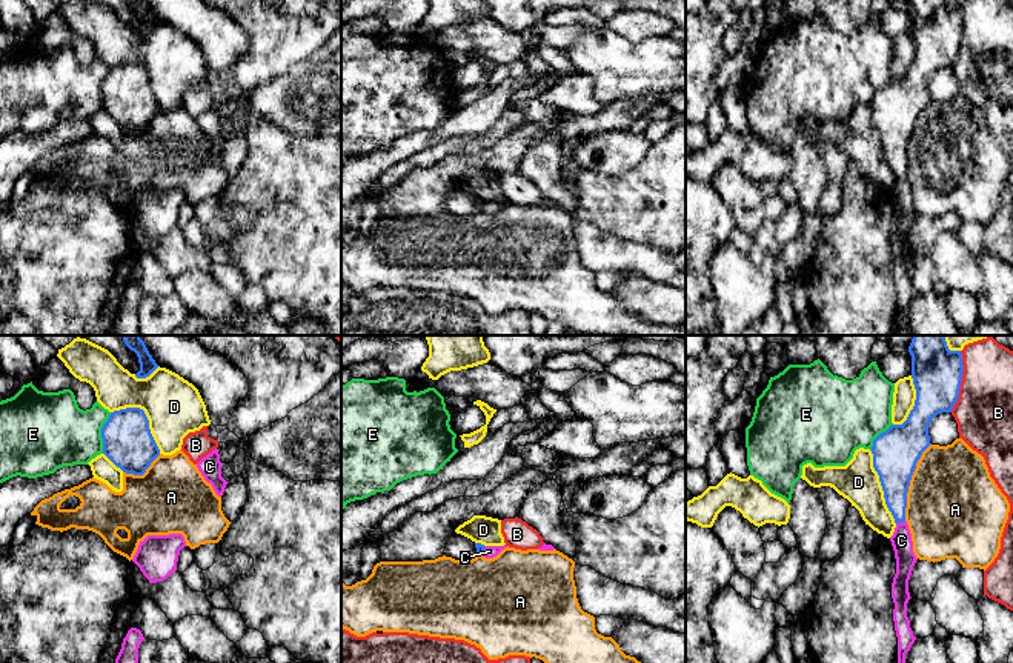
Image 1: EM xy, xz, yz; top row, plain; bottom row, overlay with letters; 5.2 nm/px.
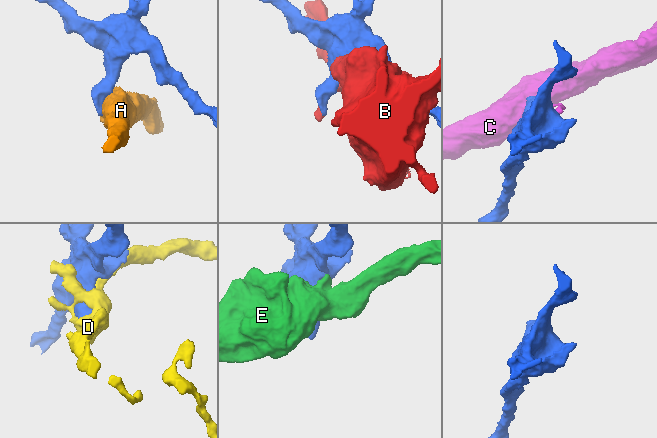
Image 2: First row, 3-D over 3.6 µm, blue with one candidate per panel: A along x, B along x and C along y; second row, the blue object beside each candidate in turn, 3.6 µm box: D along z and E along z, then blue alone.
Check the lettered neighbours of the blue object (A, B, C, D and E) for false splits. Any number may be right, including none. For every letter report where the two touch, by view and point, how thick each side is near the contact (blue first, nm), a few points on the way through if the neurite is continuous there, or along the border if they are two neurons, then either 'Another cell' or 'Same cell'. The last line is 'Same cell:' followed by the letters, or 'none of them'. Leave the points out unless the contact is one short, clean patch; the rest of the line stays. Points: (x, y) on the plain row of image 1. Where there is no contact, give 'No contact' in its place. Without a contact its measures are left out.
A: Touches blue at yz (909, 137). Thickness 240 nm (blue) against 480 nm. Another cell
B: Touches blue at yz (961, 36). Thickness 260 nm (blue) against 300 nm. Another cell
C: Touches blue at yz (900, 177). Thickness 170 nm (blue) against 110 nm. Boundary: yz (904, 176), (896, 180). Another cell
D: Touches blue at xy (145, 71). Thickness 260 nm (blue) against 300 nm. Another cell
E: Touches blue at xy (102, 88). Thickness 260 nm (blue) against 360 nm. Boundary: xy (111, 68), (102, 83), (102, 108). Another cell
Same cell: none of them

